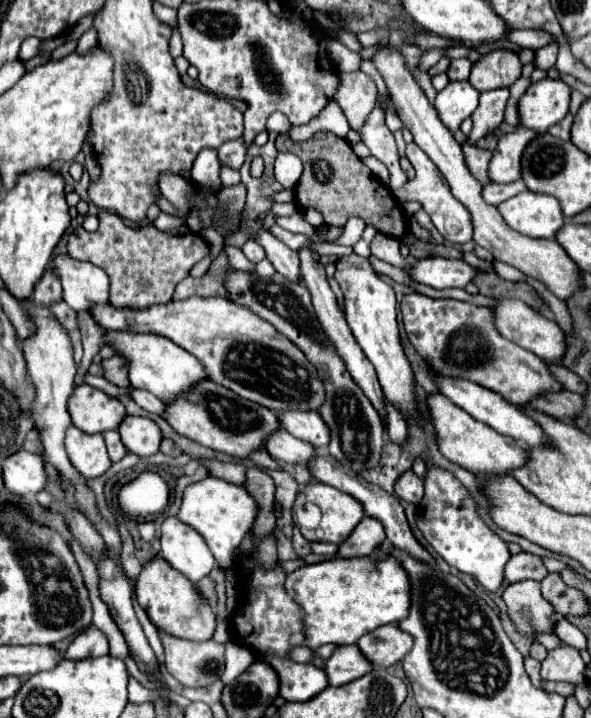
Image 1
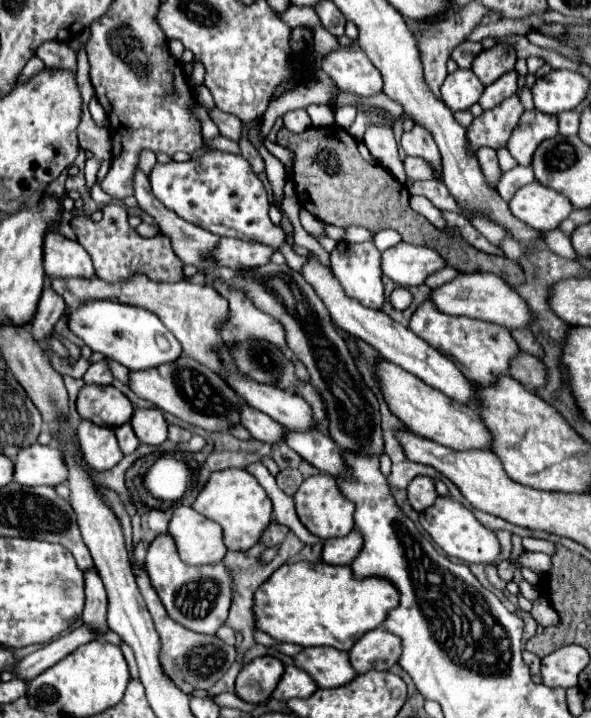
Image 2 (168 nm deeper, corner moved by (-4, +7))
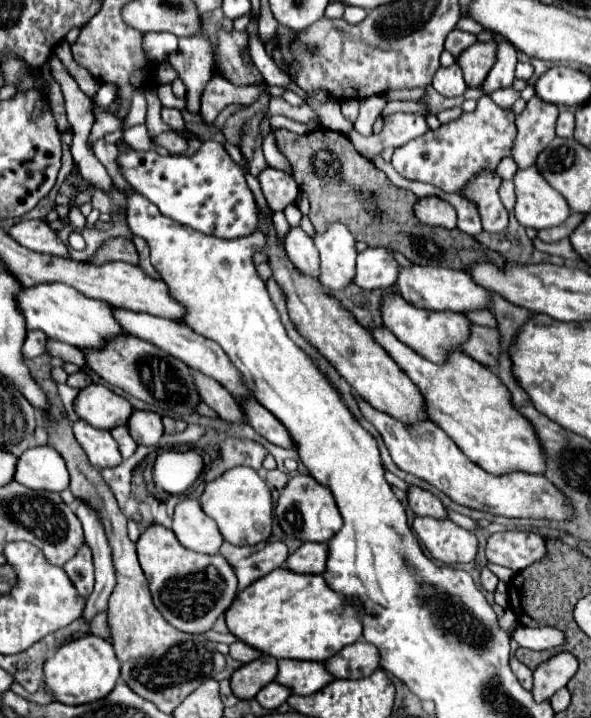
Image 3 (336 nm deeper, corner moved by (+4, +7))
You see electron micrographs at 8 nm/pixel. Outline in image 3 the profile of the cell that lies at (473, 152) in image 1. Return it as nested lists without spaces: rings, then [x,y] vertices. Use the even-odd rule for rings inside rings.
[[[507,156],[507,158],[503,158],[501,162],[499,162],[499,166],[497,166],[497,170],[495,170],[503,180],[511,180],[513,176],[515,176],[515,172],[517,172],[517,164],[515,164],[515,160],[511,160],[511,156]]]

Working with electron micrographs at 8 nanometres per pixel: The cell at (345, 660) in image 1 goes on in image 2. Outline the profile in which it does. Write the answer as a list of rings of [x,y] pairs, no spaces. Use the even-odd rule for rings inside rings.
[[[305,648],[303,652],[295,656],[295,666],[307,670],[317,682],[317,686],[321,688],[337,688],[337,686],[351,682],[357,676],[355,668],[351,668],[347,652],[339,652],[337,648]]]

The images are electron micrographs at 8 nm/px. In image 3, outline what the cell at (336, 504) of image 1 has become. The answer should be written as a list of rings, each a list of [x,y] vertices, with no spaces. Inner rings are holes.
[[[295,474],[289,478],[287,486],[279,494],[275,518],[277,518],[285,538],[297,538],[301,542],[319,542],[319,544],[327,542],[343,526],[343,520],[341,520],[341,514],[335,506],[331,490],[327,486],[321,486],[309,474]]]

